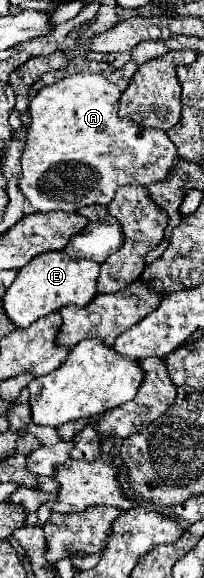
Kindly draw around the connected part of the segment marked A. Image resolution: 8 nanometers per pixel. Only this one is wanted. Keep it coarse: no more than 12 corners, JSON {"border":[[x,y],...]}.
{"border":[[100,73],[42,87],[18,187],[36,211],[162,181],[176,147]]}

